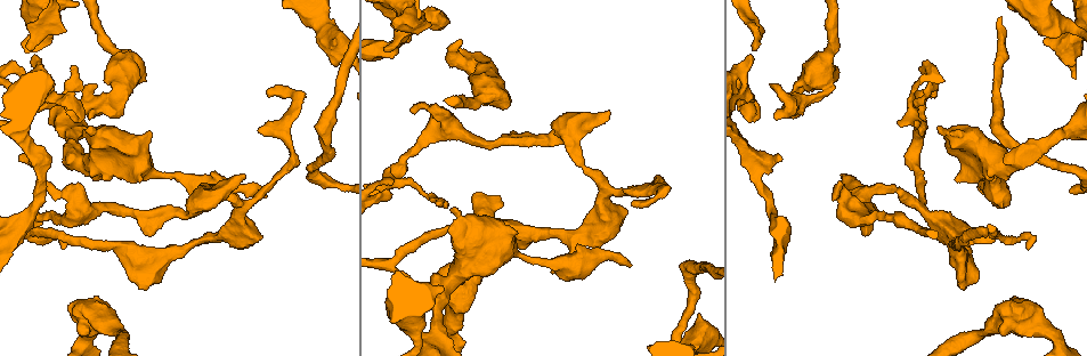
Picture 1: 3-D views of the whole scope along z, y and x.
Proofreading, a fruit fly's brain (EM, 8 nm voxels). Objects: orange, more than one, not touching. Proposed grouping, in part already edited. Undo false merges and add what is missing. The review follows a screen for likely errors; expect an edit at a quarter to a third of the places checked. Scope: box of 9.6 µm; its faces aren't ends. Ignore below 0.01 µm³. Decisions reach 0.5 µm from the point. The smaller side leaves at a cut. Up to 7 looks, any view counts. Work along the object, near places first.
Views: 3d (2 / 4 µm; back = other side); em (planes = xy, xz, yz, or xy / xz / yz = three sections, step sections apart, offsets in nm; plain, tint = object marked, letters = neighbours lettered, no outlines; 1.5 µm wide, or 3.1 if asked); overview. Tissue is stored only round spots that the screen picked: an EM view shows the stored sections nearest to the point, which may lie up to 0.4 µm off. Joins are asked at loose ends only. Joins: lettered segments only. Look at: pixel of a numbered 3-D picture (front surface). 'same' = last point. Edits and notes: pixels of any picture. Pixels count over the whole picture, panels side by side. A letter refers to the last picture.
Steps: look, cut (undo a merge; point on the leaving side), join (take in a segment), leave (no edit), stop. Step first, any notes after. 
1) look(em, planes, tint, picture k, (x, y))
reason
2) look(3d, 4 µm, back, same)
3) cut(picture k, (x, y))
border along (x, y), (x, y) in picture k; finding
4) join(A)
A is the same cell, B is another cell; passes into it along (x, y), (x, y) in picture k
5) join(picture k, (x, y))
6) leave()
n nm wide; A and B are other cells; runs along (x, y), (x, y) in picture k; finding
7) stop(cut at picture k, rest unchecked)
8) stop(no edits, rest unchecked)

look(em, yz, step 4, letters, picture 1, (142, 180))
an open end

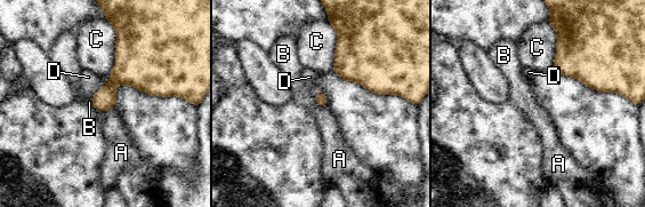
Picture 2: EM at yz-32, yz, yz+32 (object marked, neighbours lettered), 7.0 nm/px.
look(em, xz, step 8, letters, same)
cut it another way

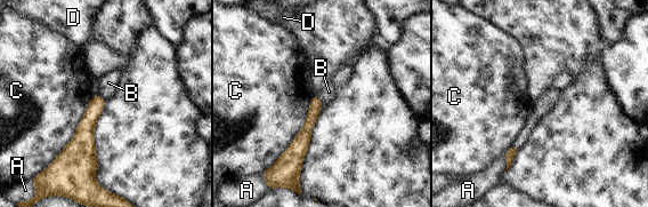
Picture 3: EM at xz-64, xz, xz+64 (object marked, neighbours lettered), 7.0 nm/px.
leave()
C touches over 600 nm; A, B, C and D are other cells; border along (503, 153), (505, 160), (504, 172) in picture 3; no lettered segment goes on from it

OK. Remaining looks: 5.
look(em, yz, step 4, tint, picture 1, (72, 65))
thin end

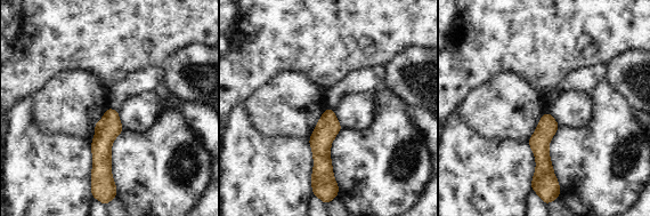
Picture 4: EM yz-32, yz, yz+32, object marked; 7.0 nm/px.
look(em, yz, step 4, letters, same)

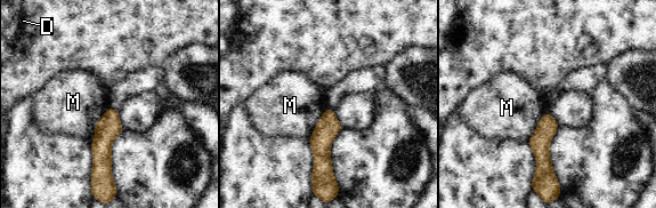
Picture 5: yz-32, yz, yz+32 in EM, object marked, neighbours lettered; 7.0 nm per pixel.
leave()
M touches over 280 nm; D and M are other cells; runs along (108, 111), (103, 141), (107, 176) in picture 5; none of them fits

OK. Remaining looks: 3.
look(3d, 4 µm, picture 1, (384, 172))
thin end

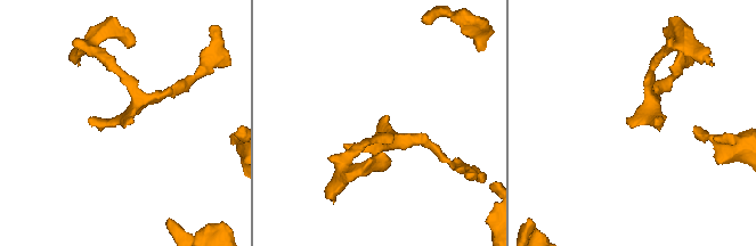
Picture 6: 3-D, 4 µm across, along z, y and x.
look(em, planes, letters, picture 6, (381, 122))
need the tissue

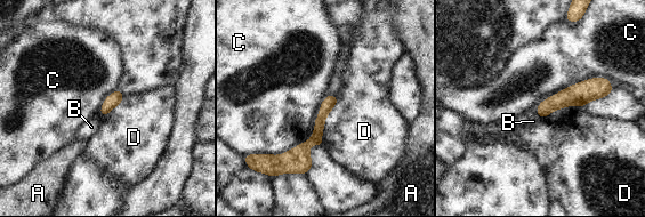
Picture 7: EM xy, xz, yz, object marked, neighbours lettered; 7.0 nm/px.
leave()
C touches over 550 nm; A, B, C and D are other cells; runs along (333, 98), (317, 135), (290, 166) in picture 7; none of them fits

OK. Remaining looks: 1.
stop(no edits, rest unchecked)

